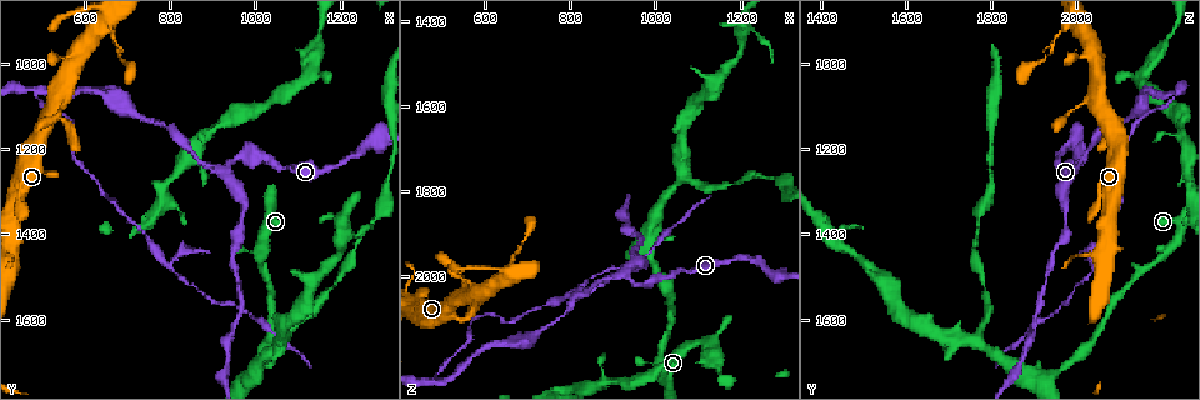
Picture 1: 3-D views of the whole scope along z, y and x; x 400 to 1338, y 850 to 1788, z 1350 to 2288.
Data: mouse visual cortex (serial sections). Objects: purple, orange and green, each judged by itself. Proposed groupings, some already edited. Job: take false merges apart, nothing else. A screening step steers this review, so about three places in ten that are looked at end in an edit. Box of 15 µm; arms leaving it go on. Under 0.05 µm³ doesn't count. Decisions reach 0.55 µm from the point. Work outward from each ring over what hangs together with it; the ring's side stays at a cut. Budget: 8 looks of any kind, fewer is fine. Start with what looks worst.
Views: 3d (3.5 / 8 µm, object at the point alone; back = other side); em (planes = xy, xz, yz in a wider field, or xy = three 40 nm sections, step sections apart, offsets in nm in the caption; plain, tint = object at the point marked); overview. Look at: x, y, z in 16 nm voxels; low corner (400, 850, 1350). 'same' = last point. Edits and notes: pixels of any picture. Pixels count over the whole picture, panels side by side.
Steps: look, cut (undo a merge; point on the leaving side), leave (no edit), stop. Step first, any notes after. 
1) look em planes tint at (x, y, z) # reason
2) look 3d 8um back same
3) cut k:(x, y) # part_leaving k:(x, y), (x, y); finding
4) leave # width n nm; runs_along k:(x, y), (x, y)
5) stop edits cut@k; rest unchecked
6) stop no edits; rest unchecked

look 3d 3.5um at (930, 1250, 1985) # narrows sharply

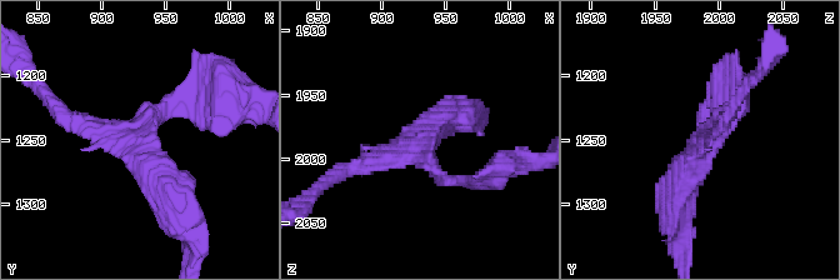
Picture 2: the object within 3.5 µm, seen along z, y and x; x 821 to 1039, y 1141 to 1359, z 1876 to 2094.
look em planes tint at (928, 1252, 1992) # arms 3; arm_widths 150, 150, 400 nm; now the EM

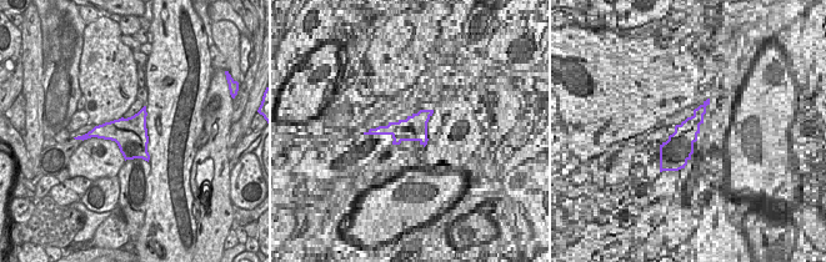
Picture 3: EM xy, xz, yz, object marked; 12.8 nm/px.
leave # runs_along 2:(193, 98), (139, 140), (66, 118); all the same cell

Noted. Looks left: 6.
look 3d 8um at (510, 1065, 2240)

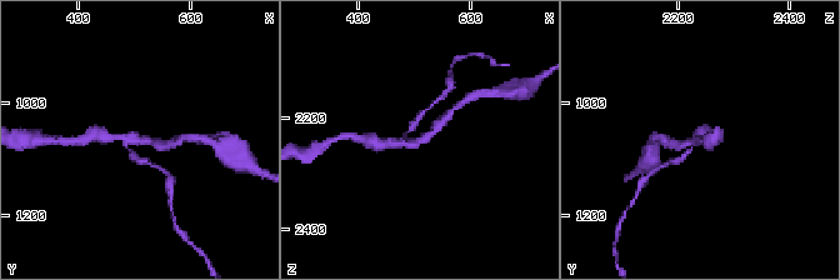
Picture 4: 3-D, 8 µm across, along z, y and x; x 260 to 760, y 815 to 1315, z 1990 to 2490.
look 3d 3.5um back at (510, 1065, 2240)

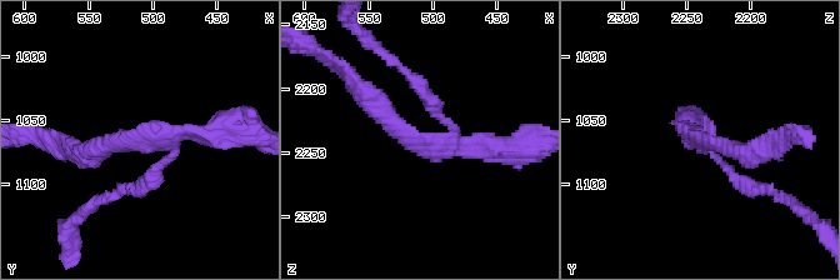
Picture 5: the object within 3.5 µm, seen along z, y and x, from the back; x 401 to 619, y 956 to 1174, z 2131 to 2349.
look em xy step 5 tint at (514, 1066, 2236) # arms 3; arm_widths 150, 200, 200 nm

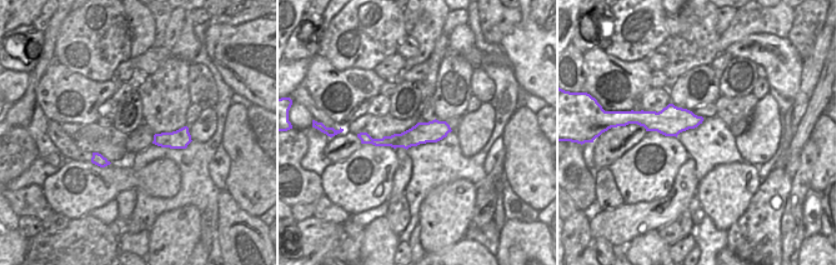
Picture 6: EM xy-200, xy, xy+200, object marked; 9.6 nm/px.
cut 5:(145, 179) # width 220 nm; part_leaving 5:(175, 154), (148, 185), (98, 200); two cells meet here

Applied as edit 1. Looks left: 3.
look em planes tint at (985, 1735, 1940) # three arms meet

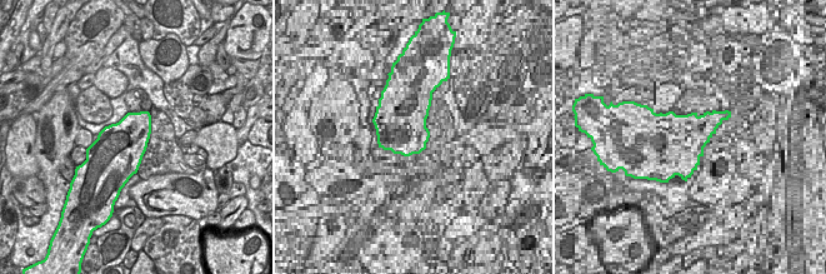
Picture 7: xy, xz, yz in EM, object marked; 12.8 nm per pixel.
look 3d 3.5um back same

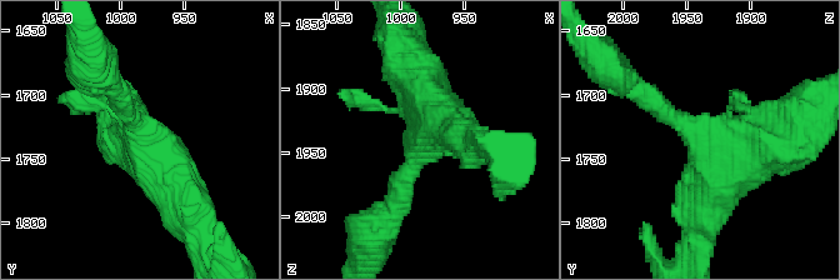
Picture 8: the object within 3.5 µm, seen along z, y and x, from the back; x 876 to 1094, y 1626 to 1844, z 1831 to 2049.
leave # runs_along 8:(656, 103), (710, 149), (790, 134); all the same cell

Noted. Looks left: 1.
stop edits cut@5; rest unchecked

